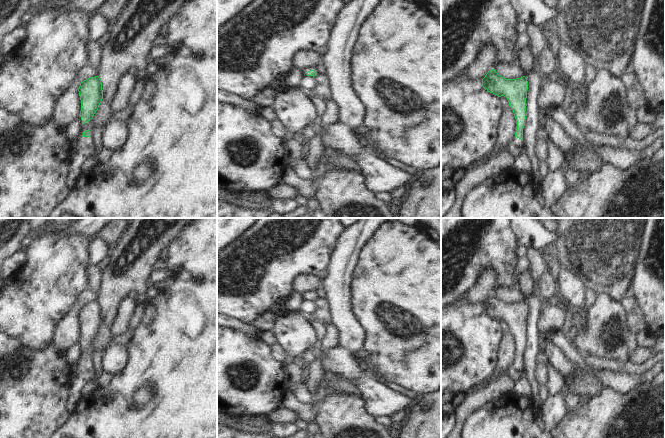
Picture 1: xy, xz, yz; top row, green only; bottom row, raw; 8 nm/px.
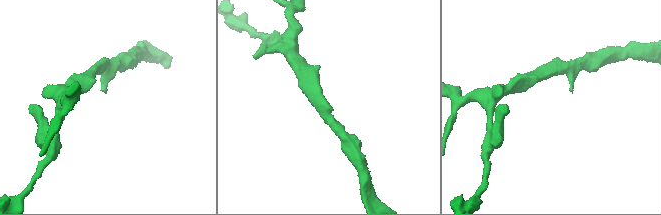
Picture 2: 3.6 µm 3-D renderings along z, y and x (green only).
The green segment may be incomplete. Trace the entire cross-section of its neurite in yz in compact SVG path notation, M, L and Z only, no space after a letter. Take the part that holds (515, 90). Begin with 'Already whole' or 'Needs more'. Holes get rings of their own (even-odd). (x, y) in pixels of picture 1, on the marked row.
Needs more. M496 70L488 71L482 79L482 86L490 93L498 97L504 96L512 108L515 119L517 121L517 130L515 137L511 139L506 148L514 157L519 155L523 146L523 128L525 126L526 98L528 91L528 81L525 76L516 79L506 79L499 75Z

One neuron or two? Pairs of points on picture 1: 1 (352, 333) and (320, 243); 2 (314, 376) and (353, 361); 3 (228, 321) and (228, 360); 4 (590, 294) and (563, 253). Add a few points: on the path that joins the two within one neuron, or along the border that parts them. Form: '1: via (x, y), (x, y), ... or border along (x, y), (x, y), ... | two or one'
1: border along (337, 247), (331, 260), (329, 273), (322, 279) | two
2: border along (317, 354), (321, 359), (322, 368), (325, 372) | two
3: border along (227, 326), (243, 329), (250, 334) | two
4: border along (587, 286), (596, 293) | two

